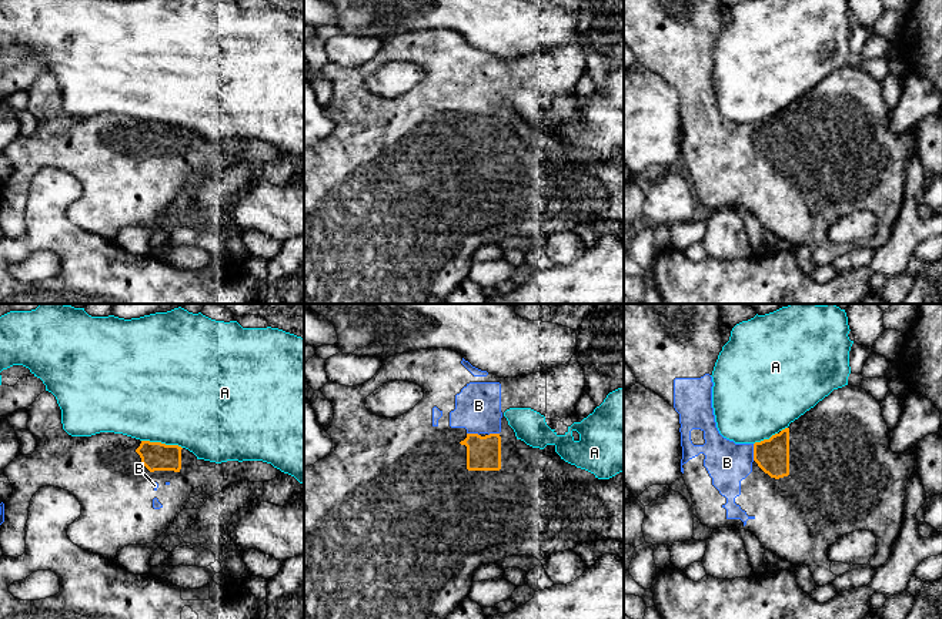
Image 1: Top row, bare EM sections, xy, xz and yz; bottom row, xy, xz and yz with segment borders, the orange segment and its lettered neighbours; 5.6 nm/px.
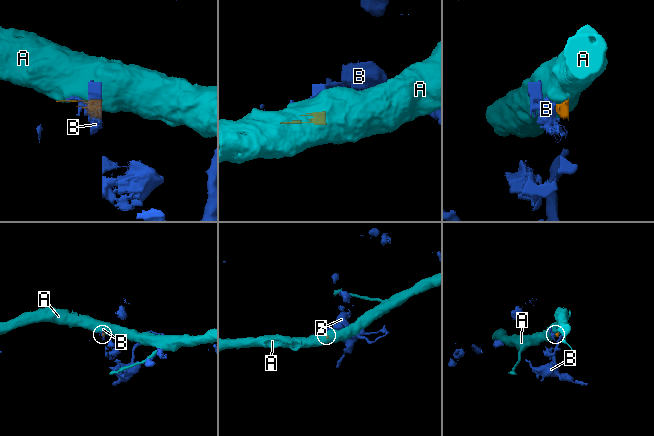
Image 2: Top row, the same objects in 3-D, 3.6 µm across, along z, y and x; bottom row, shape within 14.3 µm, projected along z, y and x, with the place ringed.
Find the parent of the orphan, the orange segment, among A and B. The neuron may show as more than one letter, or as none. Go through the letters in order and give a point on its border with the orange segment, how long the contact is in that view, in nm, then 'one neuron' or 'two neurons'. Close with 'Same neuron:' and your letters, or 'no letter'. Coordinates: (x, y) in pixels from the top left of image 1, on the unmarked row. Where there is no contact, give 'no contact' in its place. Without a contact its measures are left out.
A: xy (160, 123) | 240 nm | two neurons
B: yz (754, 133) | 100 nm | two neurons
Same neuron: no letter

